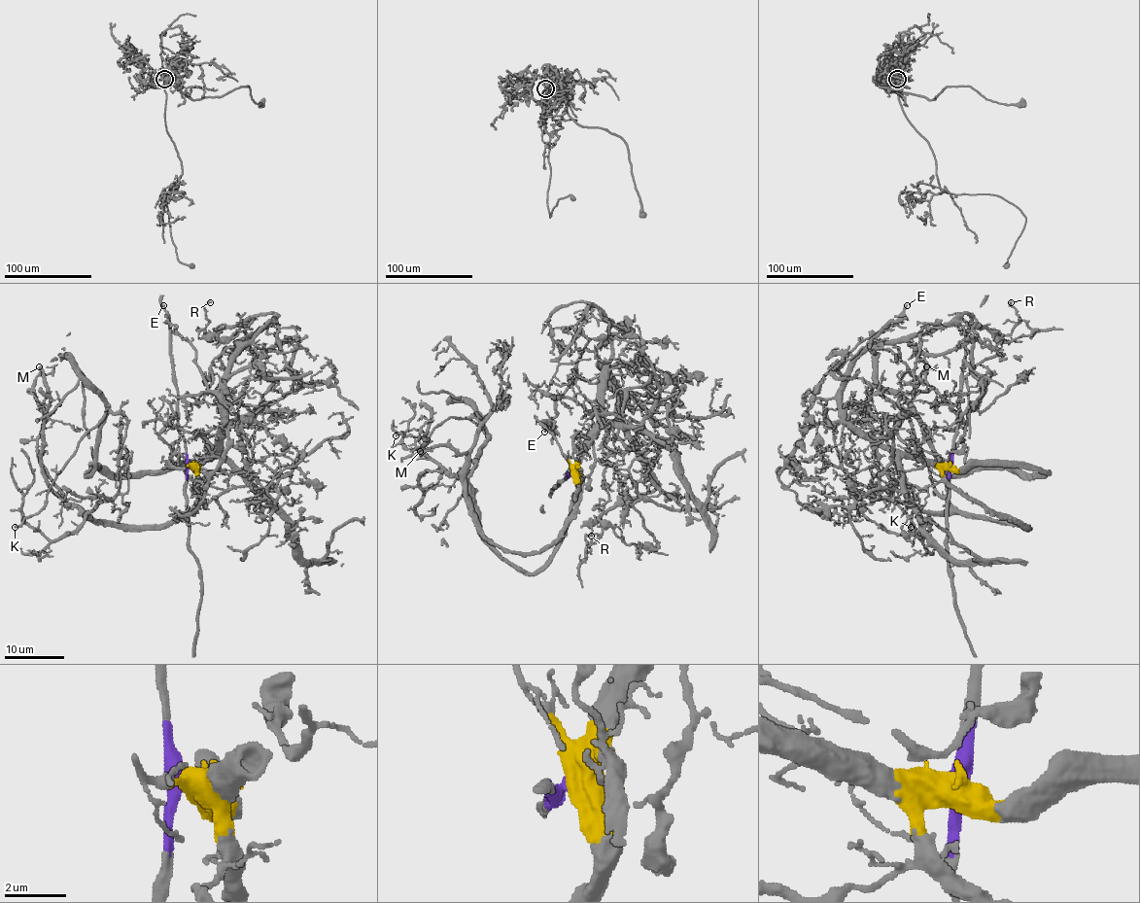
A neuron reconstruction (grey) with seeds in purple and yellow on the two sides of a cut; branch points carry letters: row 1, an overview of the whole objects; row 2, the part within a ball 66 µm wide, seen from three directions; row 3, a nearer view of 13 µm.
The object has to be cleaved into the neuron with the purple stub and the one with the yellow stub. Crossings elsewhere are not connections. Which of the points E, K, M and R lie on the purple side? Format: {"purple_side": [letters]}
{"purple_side": []}

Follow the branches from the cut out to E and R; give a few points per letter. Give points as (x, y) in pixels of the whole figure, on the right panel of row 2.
E: (949, 466), (873, 443), (840, 412), (834, 399), (814, 396), (819, 382), (853, 350), (884, 332), (907, 305)
R: (949, 466), (868, 440), (842, 401), (845, 373), (873, 345), (963, 313), (1009, 342), (1031, 332), (1011, 302)

